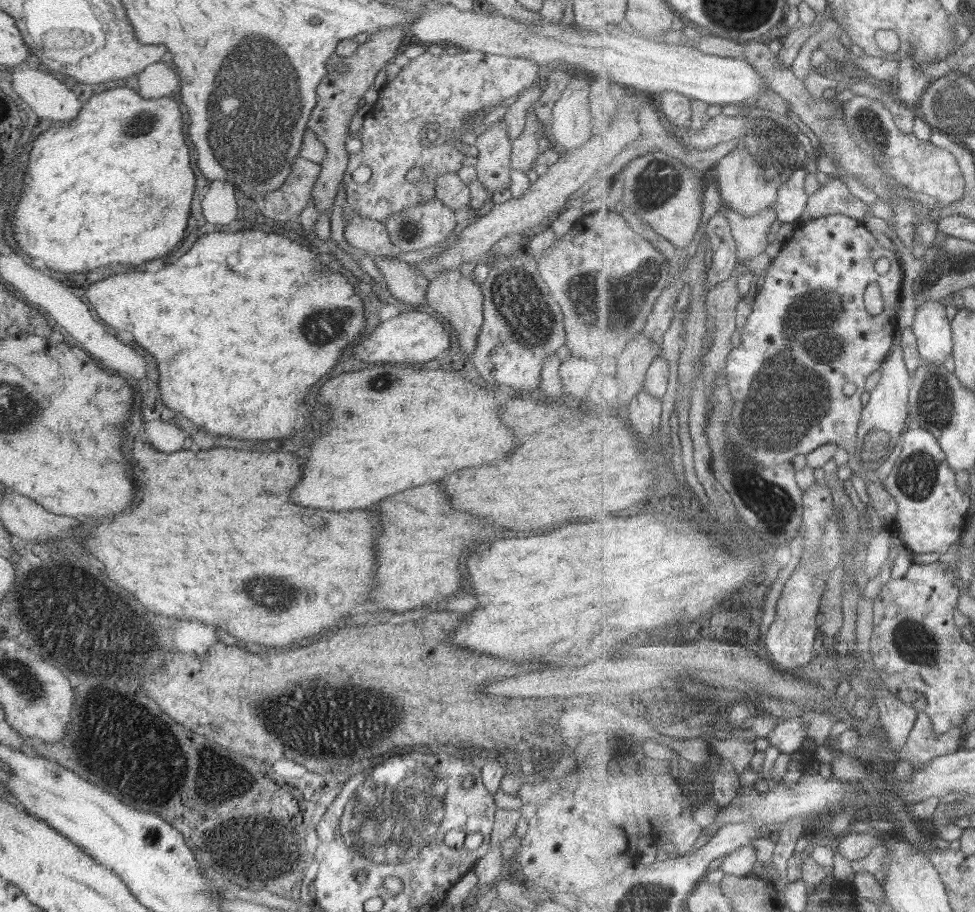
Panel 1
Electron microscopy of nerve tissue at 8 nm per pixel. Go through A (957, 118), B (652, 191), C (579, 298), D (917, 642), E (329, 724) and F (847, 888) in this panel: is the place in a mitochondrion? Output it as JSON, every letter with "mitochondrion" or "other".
{"A":"mitochondrion","B":"mitochondrion","C":"mitochondrion","D":"mitochondrion","E":"mitochondrion","F":"other"}

